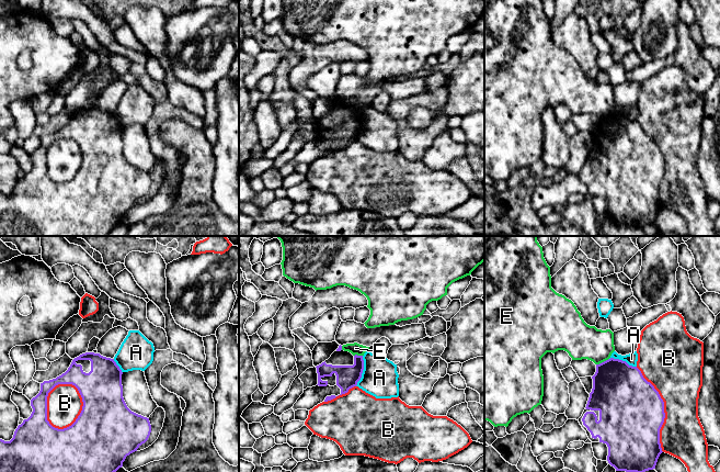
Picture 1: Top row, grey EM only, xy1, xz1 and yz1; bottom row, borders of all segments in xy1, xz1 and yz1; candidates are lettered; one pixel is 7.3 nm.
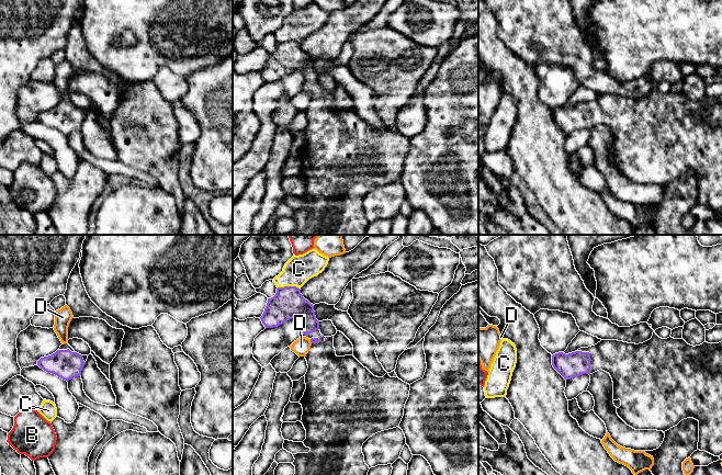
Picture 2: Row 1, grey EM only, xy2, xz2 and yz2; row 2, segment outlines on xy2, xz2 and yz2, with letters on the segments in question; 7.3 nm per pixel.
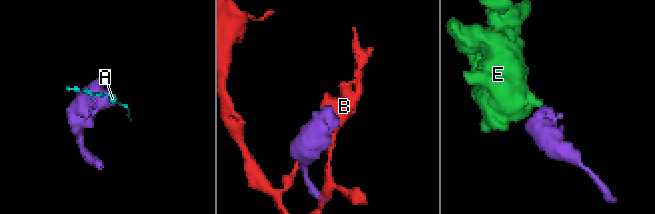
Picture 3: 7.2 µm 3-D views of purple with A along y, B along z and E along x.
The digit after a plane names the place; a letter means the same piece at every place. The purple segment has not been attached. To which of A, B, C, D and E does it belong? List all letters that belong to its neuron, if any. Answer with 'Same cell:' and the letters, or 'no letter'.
Same cell: no letter

